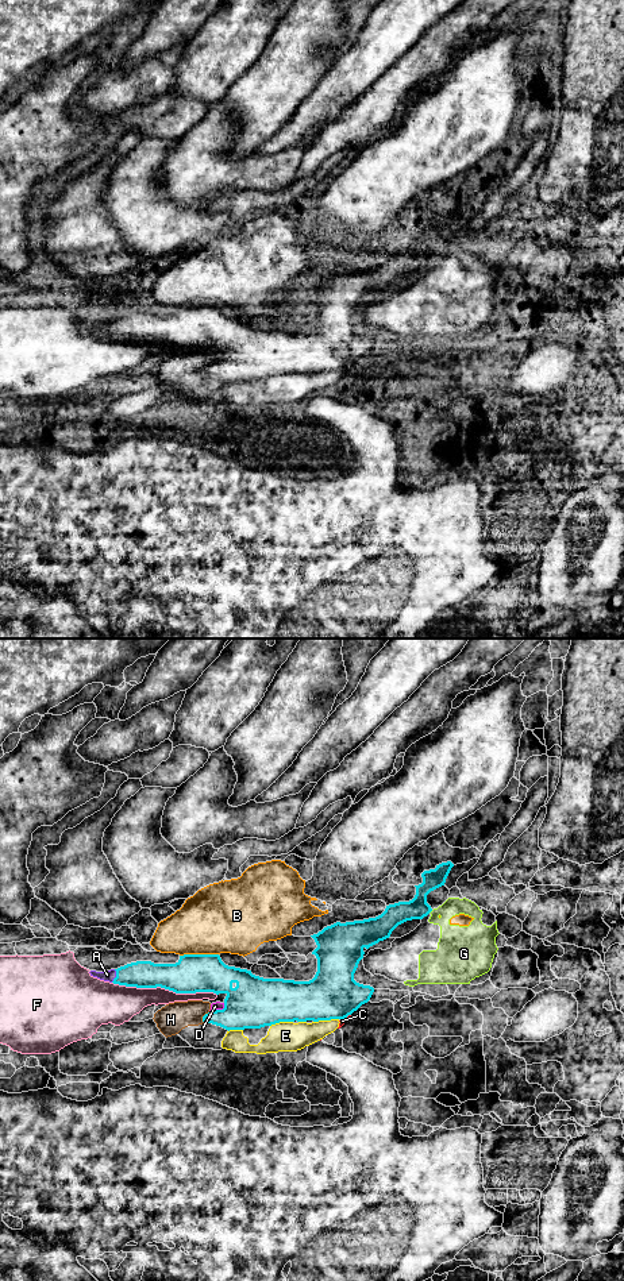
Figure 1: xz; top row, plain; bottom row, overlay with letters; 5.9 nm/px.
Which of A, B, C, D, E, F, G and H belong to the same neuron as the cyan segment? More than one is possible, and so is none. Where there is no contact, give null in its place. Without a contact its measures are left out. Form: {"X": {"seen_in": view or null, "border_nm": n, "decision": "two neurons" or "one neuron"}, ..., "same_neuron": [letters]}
{"A": {"seen_in": "xz", "border_nm": 80, "decision": "one neuron"}, "B": {"seen_in": "xz", "border_nm": 240, "decision": "two neurons"}, "C": {"seen_in": "xz", "border_nm": 70, "decision": "two neurons"}, "D": {"seen_in": "xz", "border_nm": 110, "decision": "two neurons"}, "E": {"seen_in": "xz", "border_nm": 150, "decision": "two neurons"}, "F": {"seen_in": "xz", "border_nm": 650, "decision": "two neurons"}, "G": {"seen_in": "xz", "border_nm": 40, "decision": "two neurons"}, "H": {"seen_in": "xz", "border_nm": 80, "decision": "two neurons"}, "same_neuron": ["A"]}

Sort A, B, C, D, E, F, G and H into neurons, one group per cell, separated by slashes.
A / B G / C D E H / F

